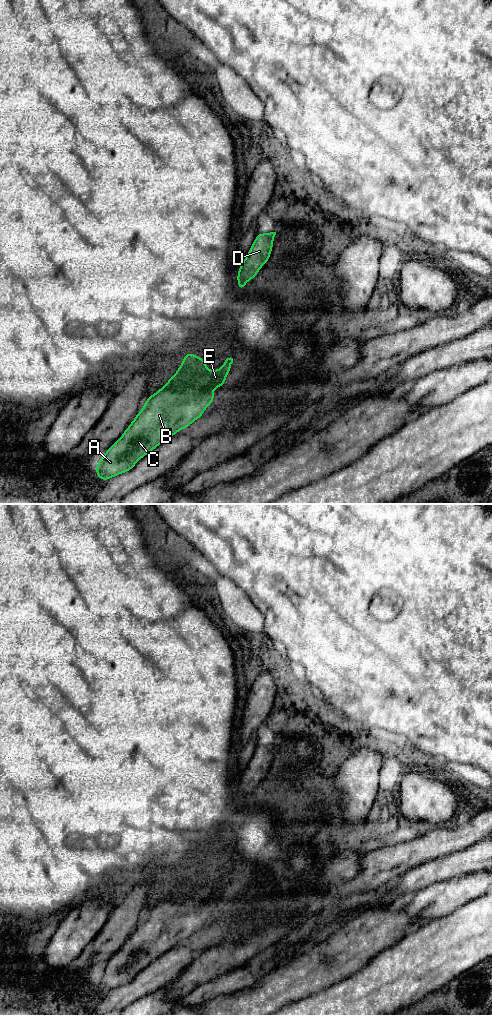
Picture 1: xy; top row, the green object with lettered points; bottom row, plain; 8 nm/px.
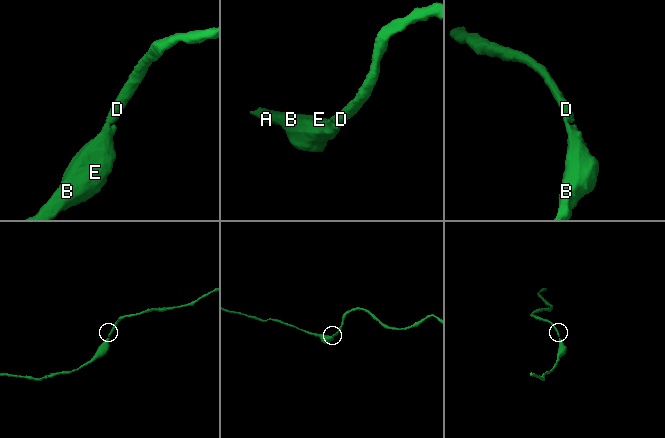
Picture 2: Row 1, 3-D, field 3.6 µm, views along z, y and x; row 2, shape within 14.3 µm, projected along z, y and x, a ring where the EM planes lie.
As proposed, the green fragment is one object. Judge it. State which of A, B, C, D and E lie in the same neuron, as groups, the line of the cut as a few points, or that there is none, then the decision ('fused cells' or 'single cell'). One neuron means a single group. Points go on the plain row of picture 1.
A B C D E | no cut | single cell

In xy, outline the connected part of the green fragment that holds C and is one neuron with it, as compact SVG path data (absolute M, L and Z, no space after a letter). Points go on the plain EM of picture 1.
M187 864L176 885L155 906L148 908L143 920L97 974L96 987L103 993L129 984L137 974L203 928L206 920L214 914L213 903L225 898L225 891L231 882L233 870L227 870L217 882L208 882L206 873Z

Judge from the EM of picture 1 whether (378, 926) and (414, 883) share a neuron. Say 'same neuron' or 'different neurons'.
different neurons

